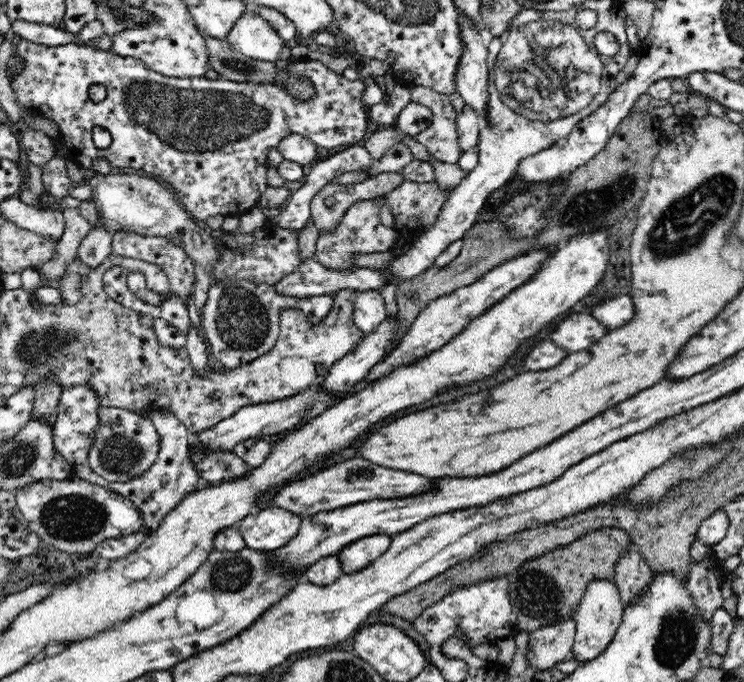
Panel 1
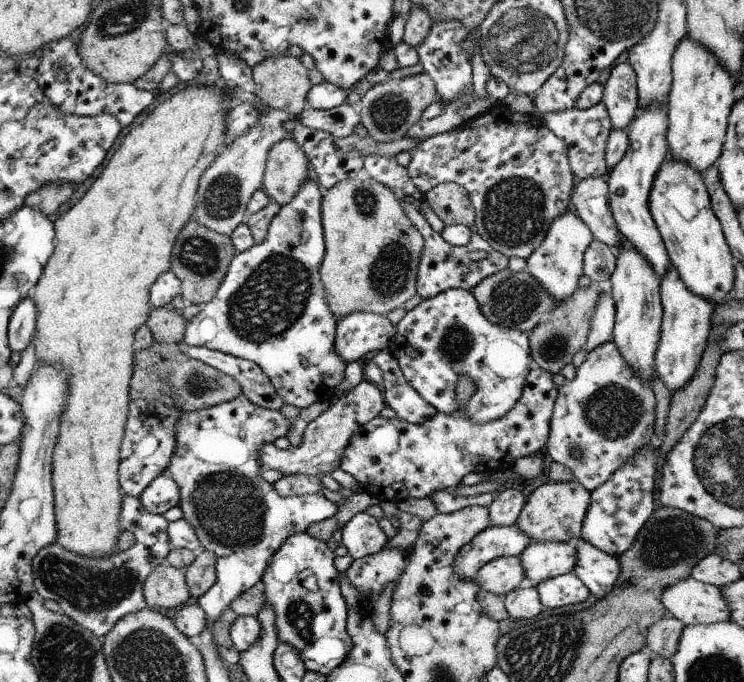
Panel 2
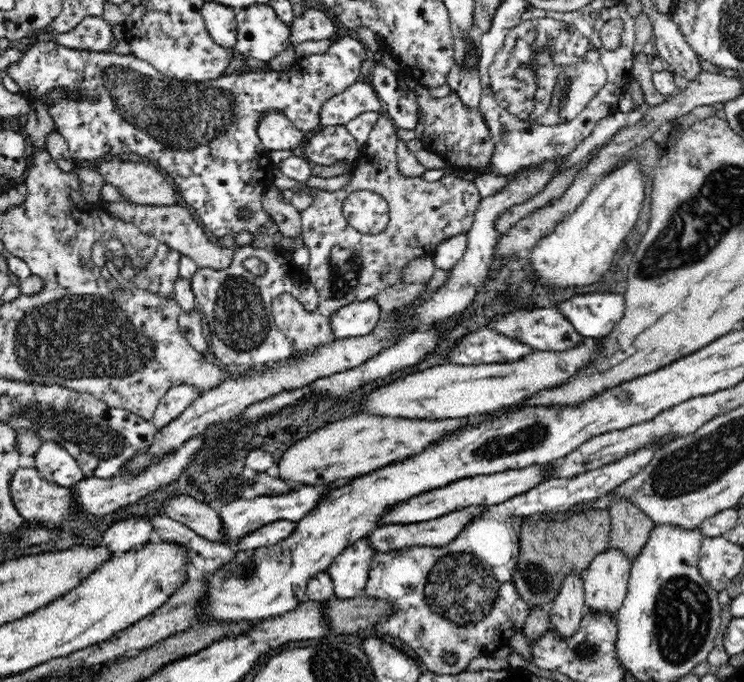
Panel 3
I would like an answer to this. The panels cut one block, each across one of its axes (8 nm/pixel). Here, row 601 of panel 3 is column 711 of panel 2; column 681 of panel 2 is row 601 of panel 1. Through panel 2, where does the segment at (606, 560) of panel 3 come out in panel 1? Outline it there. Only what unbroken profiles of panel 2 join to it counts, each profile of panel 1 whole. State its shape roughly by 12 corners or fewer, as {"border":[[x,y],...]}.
{"border":[[592,580],[572,616],[570,657],[600,656],[625,606],[612,580]]}

